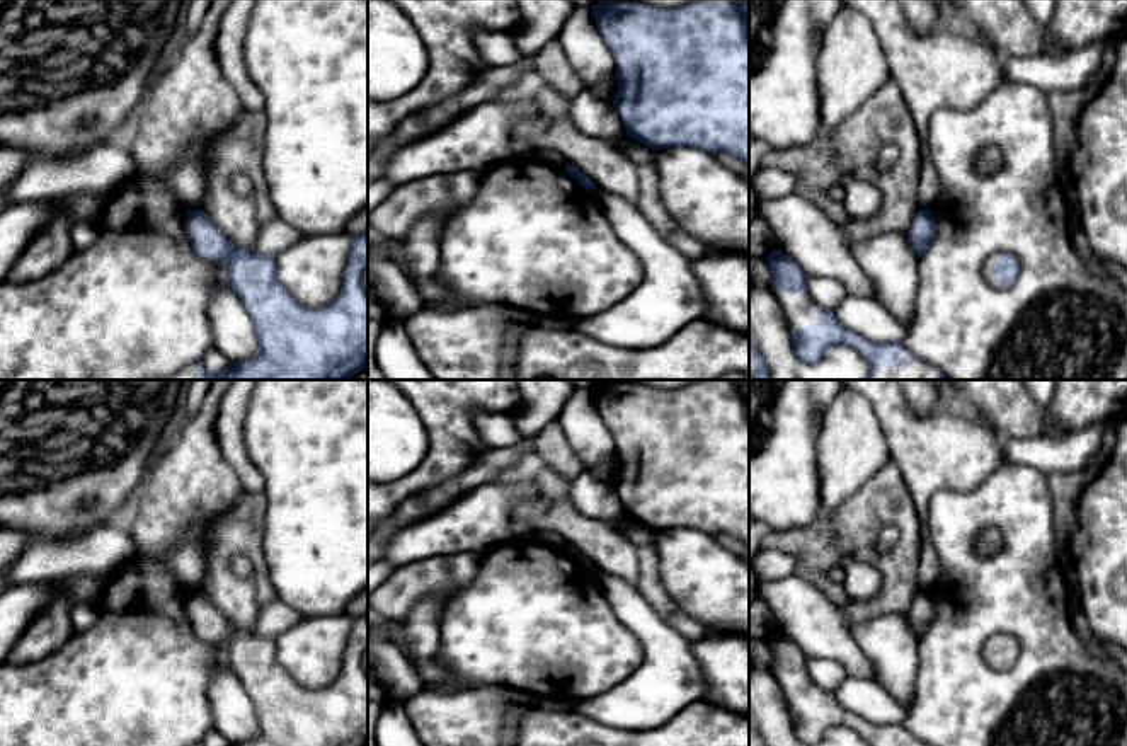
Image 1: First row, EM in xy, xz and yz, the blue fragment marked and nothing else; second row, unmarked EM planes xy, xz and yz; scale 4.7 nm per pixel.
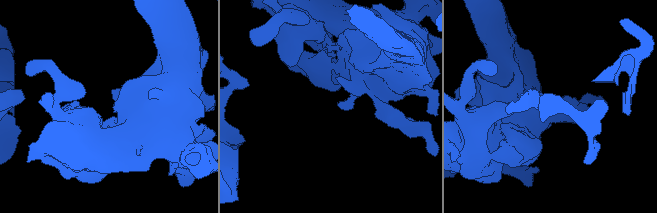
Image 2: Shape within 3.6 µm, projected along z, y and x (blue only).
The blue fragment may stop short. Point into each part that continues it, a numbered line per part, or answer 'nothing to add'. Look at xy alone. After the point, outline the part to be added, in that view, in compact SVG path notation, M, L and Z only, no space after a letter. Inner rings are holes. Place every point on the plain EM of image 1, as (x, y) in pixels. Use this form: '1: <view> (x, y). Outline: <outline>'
nothing to add

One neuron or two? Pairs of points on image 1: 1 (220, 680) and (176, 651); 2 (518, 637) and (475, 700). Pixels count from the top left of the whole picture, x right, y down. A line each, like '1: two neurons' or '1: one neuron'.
1: two neurons
2: two neurons

